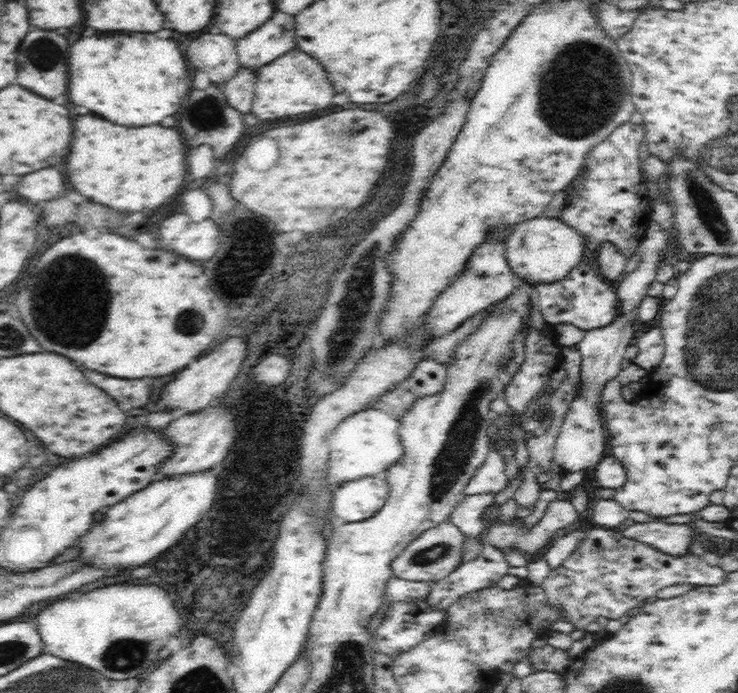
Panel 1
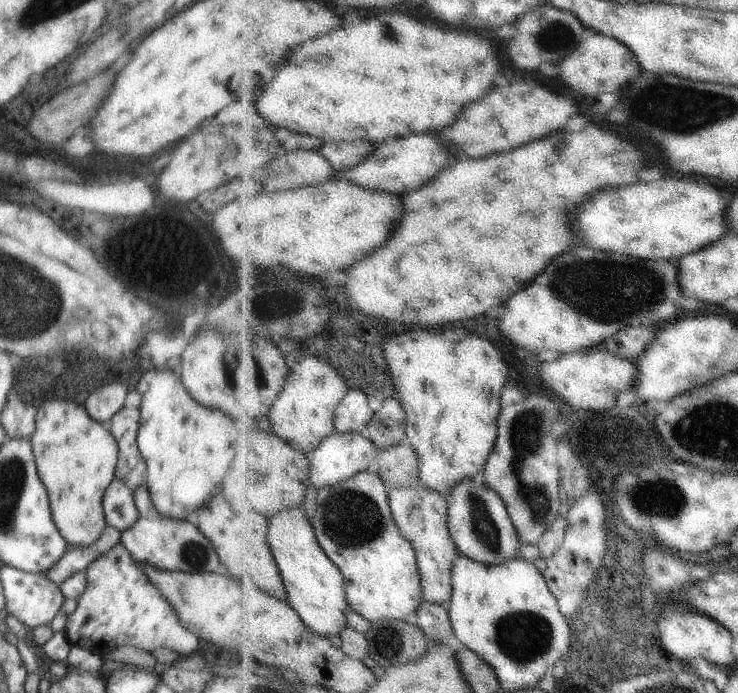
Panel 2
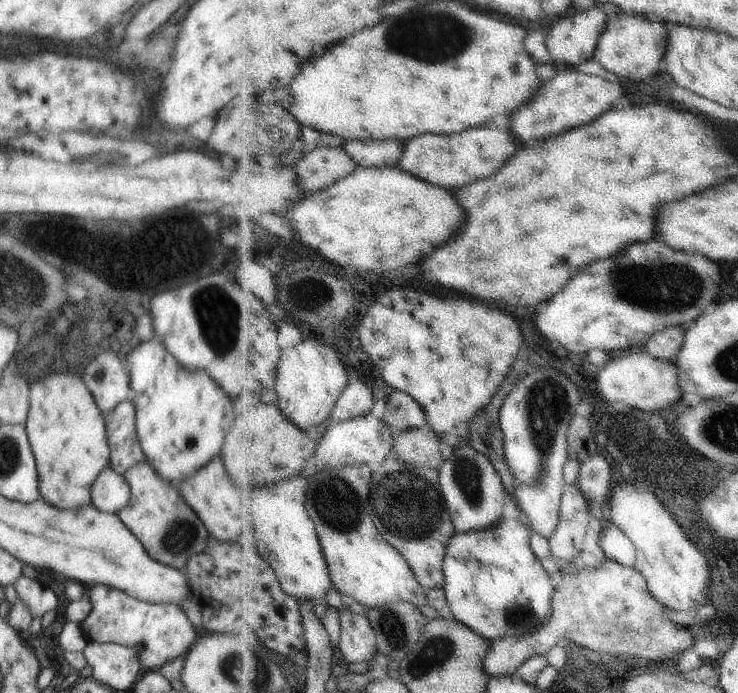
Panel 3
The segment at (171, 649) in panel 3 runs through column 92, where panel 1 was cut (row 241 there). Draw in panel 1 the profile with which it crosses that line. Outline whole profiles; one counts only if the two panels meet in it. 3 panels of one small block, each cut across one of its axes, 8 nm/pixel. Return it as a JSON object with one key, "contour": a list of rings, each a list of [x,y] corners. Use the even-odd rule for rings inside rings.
{"contour":[[[622,124],[616,128],[602,143],[589,150],[588,157],[584,158],[586,172],[580,174],[567,187],[567,205],[562,209],[558,218],[572,229],[575,229],[585,239],[590,252],[598,252],[601,245],[610,243],[626,258],[637,252],[640,242],[645,238],[647,225],[651,221],[653,212],[652,202],[647,193],[645,178],[640,166],[640,146],[645,138],[642,126]]]}

